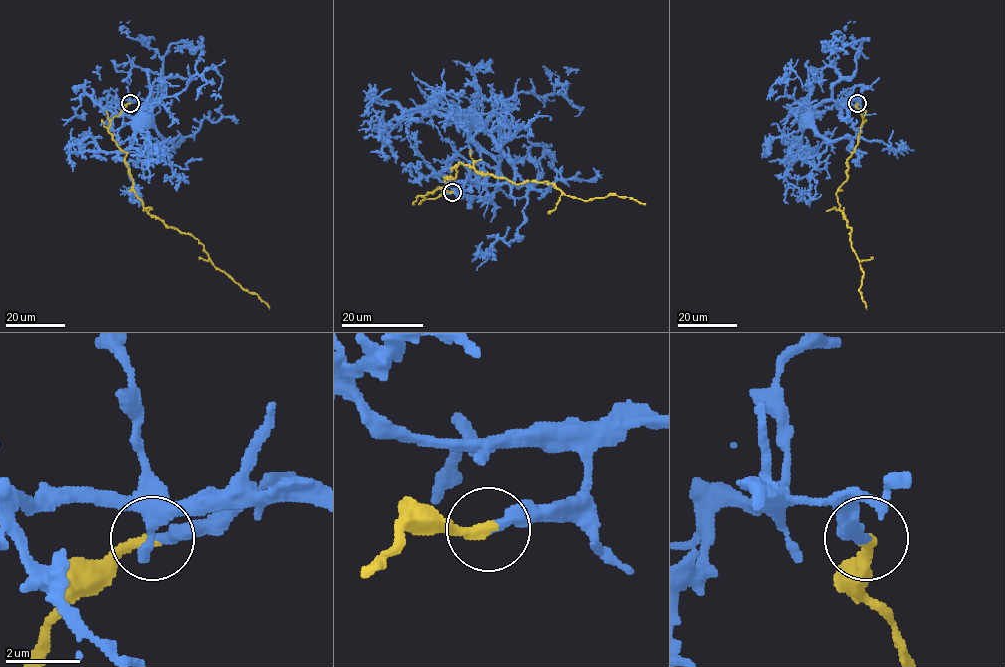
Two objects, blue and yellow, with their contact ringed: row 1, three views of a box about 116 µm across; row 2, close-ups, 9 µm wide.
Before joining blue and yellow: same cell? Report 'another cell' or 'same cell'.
another cell

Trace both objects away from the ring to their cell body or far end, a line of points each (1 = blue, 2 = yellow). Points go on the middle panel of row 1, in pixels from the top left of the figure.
1: (452, 192), (470, 180), (484, 179), (479, 145), (471, 135), (473, 116)
2: (452, 192), (422, 197), (446, 186), (460, 162), (516, 184), (553, 183), (580, 199), (626, 196), (645, 204)

